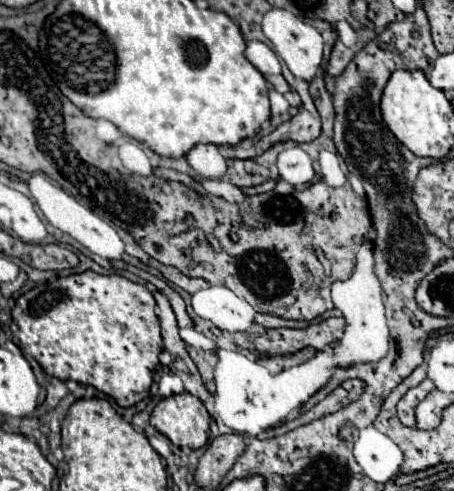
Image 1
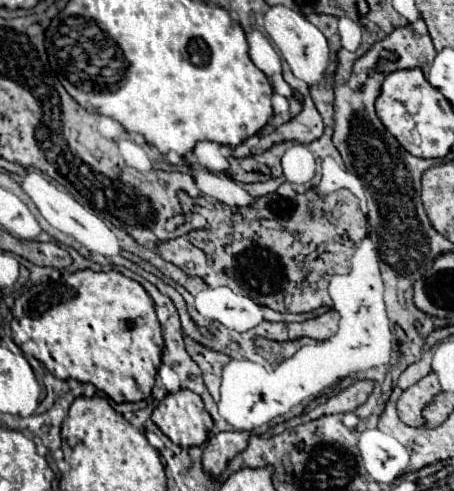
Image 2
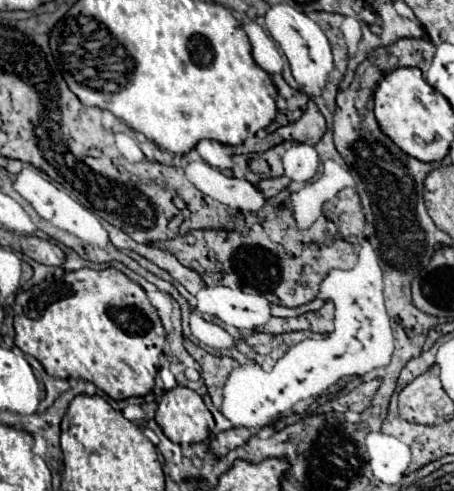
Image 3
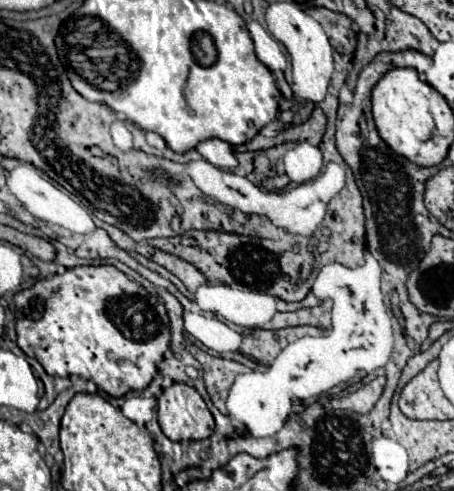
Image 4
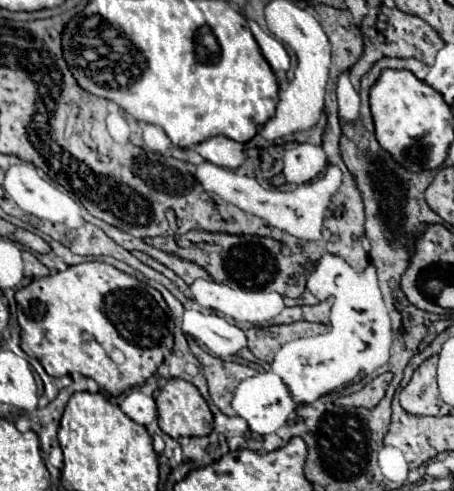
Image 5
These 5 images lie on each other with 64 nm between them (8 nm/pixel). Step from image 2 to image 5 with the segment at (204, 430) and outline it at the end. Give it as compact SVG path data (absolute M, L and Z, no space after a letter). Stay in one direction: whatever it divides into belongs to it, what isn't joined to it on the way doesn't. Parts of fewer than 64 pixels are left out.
M174 378L156 394L158 424L164 434L178 440L182 436L208 436L212 432L212 412L194 384Z

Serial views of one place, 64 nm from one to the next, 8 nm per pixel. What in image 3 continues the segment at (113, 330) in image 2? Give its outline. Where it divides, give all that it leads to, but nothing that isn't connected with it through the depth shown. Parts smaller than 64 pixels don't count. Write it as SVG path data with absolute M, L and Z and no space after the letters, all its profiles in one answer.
M82 268L64 274L60 280L44 280L42 284L32 286L28 292L20 292L12 308L16 346L24 354L34 356L50 376L88 380L96 384L96 388L106 392L112 400L144 398L146 394L150 394L160 368L160 354L166 346L166 334L162 330L158 312L150 304L146 292L136 282L126 278L120 270Z

